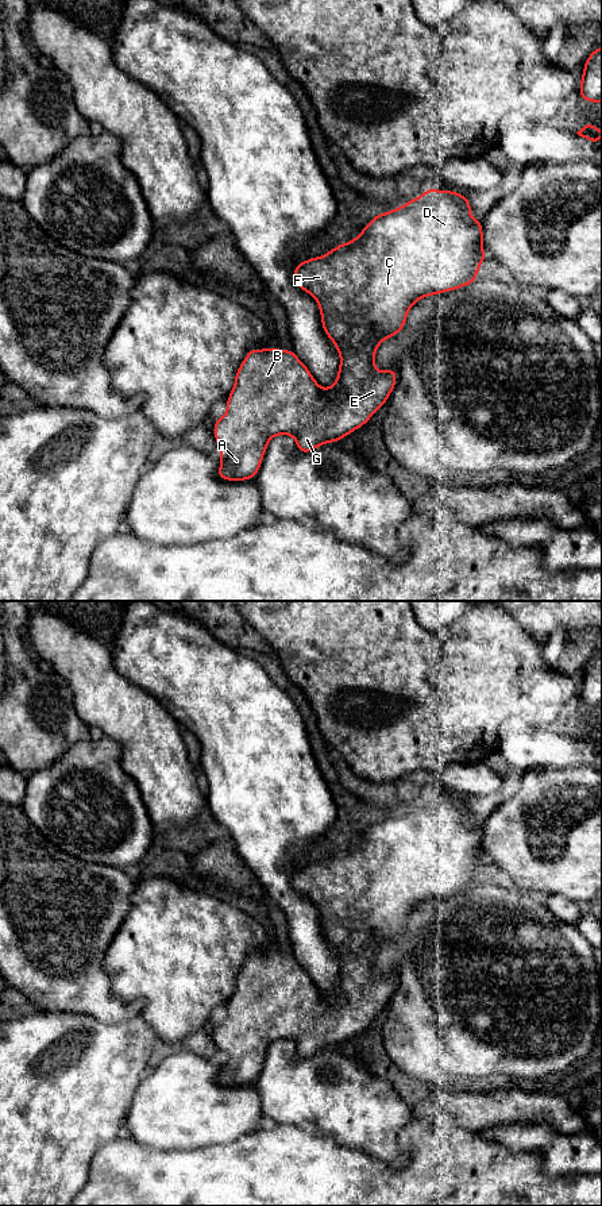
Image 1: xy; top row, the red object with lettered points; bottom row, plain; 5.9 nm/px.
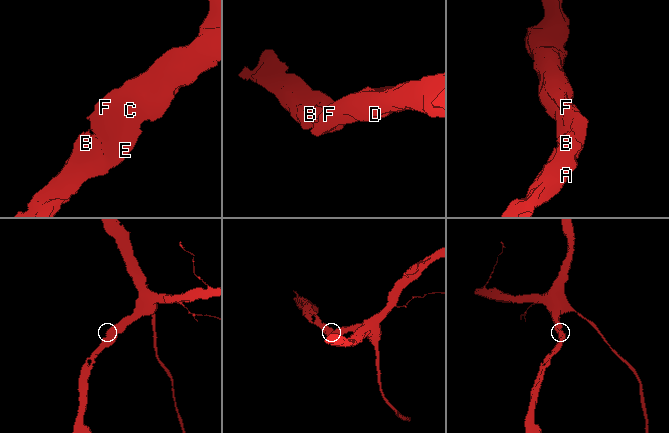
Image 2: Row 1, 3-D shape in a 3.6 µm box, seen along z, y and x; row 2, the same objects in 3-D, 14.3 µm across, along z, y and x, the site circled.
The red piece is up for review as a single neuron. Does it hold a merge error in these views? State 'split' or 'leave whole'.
leave whole

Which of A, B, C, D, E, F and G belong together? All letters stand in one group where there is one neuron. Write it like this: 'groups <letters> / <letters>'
groups A B C D E F G

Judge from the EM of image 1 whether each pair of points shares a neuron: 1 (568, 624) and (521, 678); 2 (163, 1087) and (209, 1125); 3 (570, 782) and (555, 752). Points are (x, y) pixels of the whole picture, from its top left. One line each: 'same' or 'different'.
1: different
2: same
3: different

